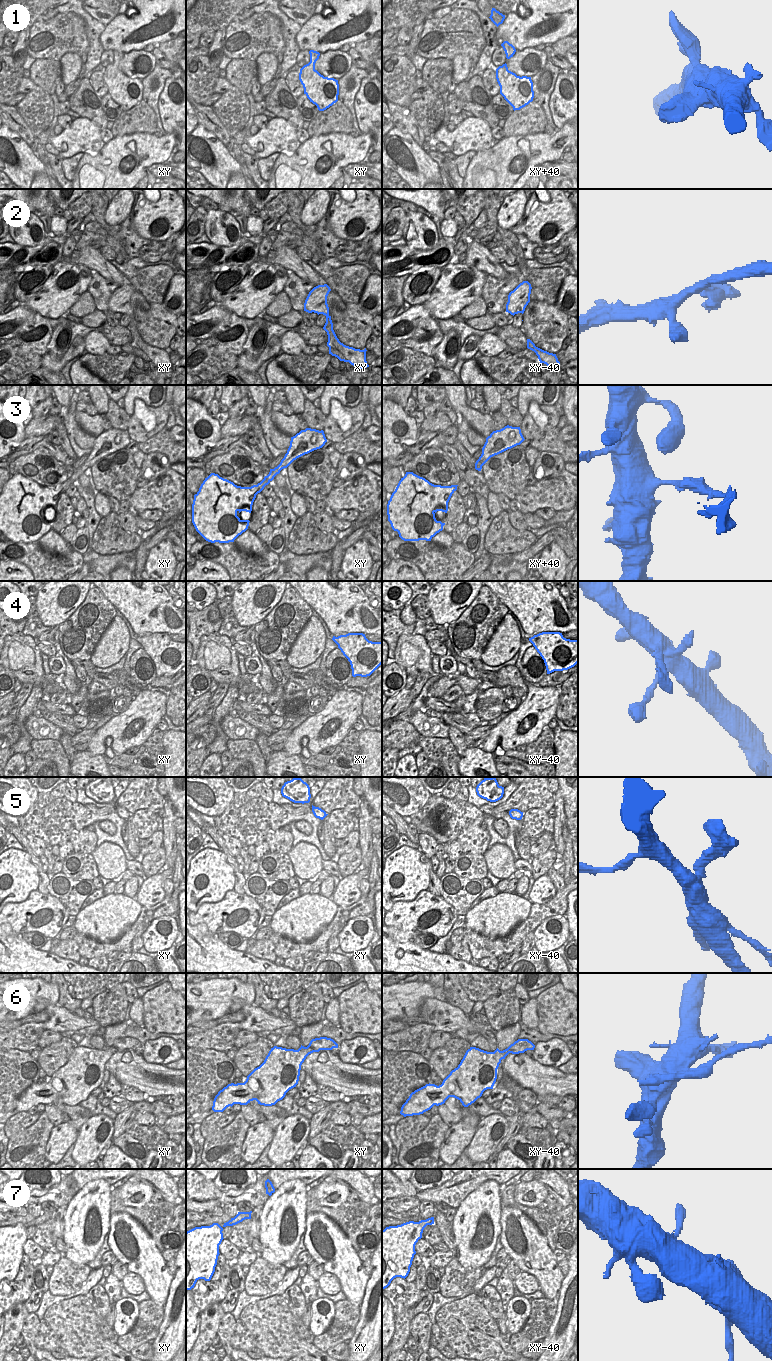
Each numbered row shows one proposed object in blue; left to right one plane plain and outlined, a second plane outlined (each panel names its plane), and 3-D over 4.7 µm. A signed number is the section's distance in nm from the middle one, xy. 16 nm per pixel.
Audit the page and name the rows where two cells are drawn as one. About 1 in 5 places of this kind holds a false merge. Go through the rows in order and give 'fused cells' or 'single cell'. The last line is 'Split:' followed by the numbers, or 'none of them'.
1: single cell
2: single cell
3: fused cells
4: single cell
5: single cell
6: fused cells
7: single cell
Split: 3, 6

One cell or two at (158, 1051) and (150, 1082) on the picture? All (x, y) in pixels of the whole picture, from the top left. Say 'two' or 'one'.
two

